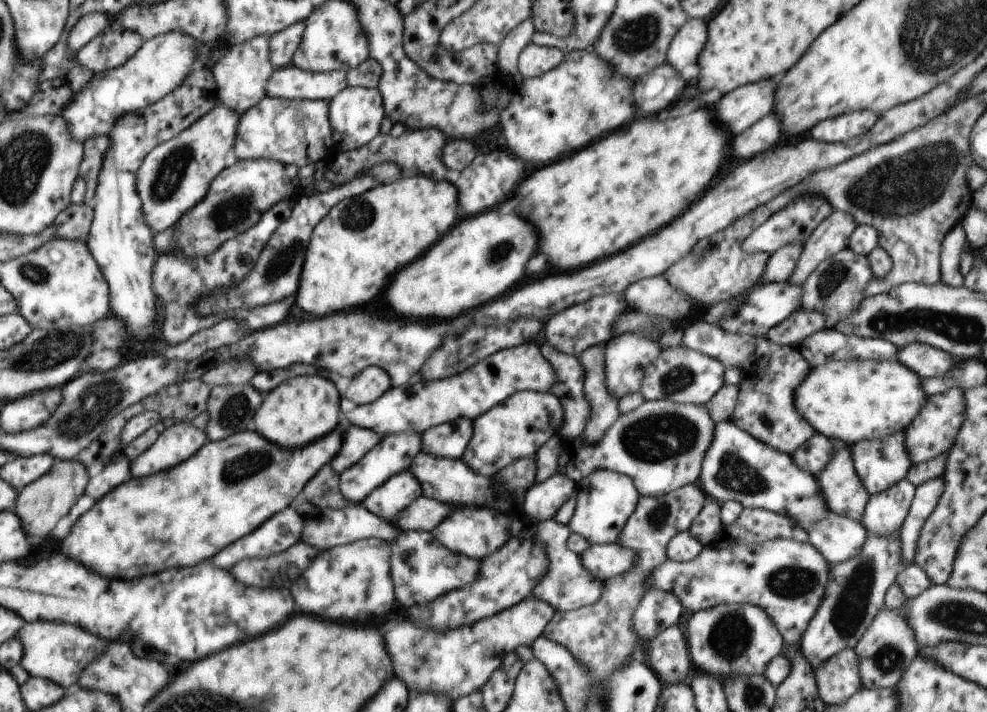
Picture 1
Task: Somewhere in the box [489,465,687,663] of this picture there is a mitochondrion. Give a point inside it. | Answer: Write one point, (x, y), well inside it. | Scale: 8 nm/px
(659, 517)

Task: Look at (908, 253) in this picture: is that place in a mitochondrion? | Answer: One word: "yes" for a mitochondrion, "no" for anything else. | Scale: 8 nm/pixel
no

